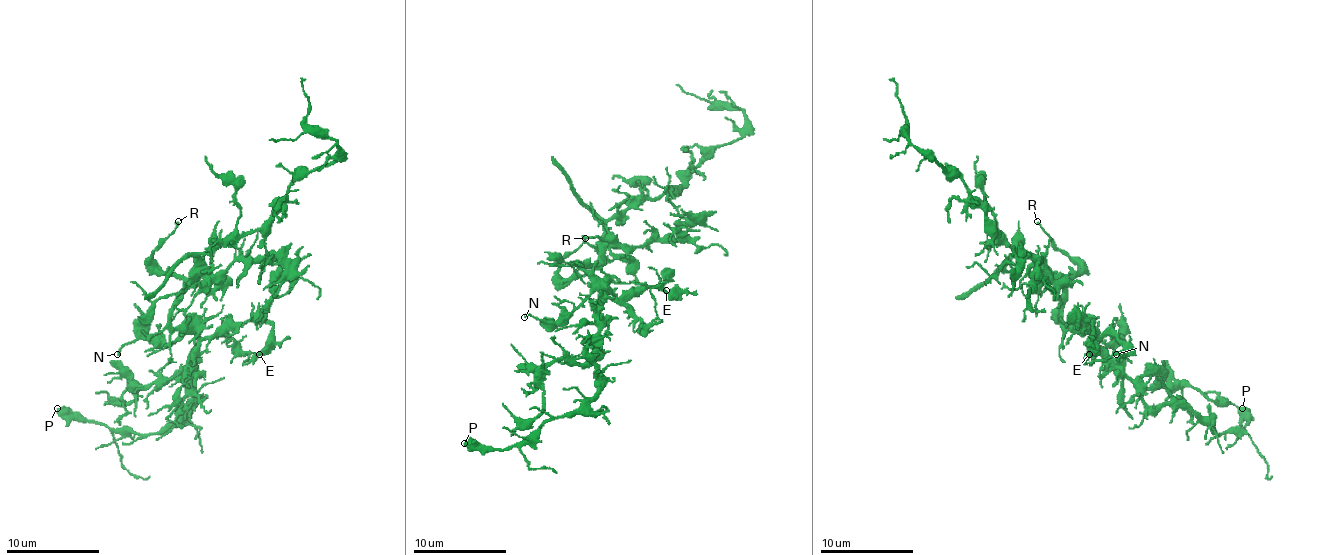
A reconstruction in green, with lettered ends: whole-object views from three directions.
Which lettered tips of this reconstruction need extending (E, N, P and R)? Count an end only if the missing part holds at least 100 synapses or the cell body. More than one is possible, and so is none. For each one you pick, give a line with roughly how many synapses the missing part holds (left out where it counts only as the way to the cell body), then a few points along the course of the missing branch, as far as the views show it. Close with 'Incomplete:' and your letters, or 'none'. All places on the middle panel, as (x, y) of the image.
Incomplete: none

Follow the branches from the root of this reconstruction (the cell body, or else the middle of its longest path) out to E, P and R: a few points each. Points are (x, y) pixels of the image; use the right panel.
E: (1063, 296), (1065, 326), (1079, 326), (1096, 338), (1098, 336), (1086, 324), (1093, 322), (1093, 349), (1089, 354)
P: (1063, 296), (1063, 324), (1086, 331), (1149, 405), (1189, 408), (1214, 433), (1242, 429), (1247, 424), (1242, 408)
R: (1063, 296), (1068, 282), (1079, 266), (1051, 240), (1037, 221)

